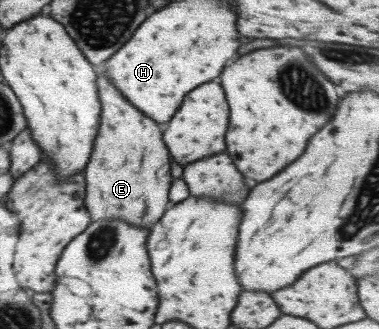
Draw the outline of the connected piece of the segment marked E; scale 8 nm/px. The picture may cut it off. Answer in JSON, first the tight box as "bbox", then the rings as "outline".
{"bbox":[83,67,171,228],"outline":[[[95,67],[95,72],[101,115],[89,163],[83,171],[85,209],[91,221],[115,217],[140,228],[151,227],[165,211],[167,189],[171,185],[169,155],[161,141],[161,129],[155,121],[129,105],[99,67]]]}

